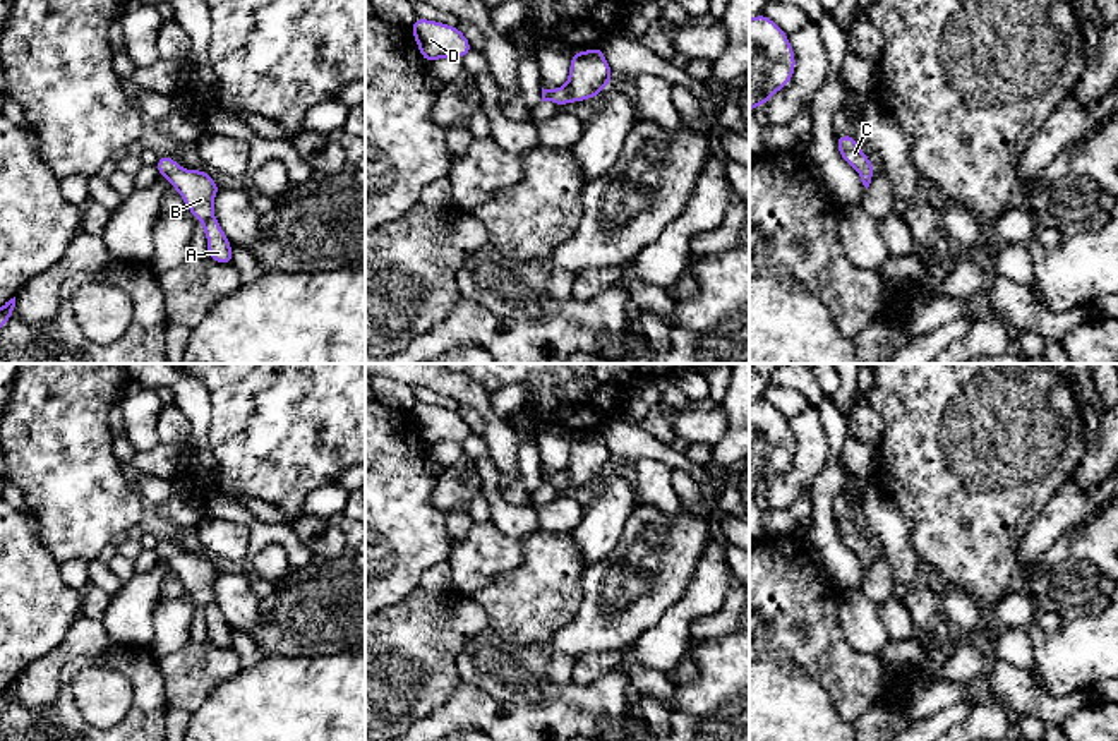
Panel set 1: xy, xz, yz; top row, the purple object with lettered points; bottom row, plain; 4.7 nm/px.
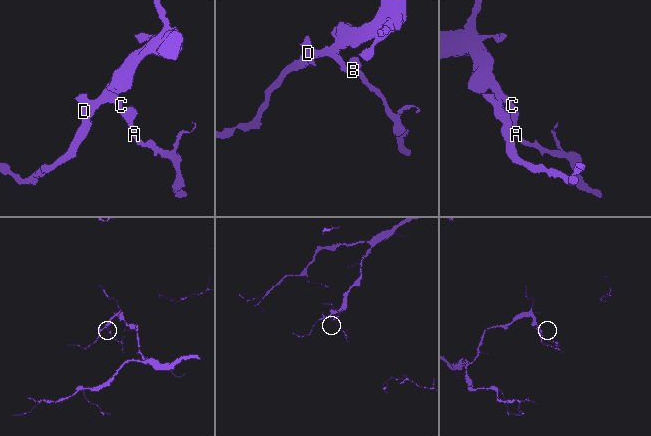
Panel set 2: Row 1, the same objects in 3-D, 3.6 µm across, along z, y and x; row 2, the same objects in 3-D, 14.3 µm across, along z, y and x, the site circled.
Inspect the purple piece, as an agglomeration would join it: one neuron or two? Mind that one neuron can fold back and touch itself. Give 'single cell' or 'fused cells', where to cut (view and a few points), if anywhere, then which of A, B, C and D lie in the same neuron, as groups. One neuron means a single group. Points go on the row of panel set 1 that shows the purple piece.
single cell; no cut; A B C D

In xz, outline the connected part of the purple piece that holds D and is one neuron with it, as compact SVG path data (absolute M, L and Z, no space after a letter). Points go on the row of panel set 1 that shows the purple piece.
M417 17L412 34L427 63L437 58L465 58L472 51L470 41L456 26Z

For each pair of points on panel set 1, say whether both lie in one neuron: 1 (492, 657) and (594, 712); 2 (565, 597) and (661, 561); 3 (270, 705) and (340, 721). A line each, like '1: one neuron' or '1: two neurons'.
1: two neurons
2: two neurons
3: one neuron

